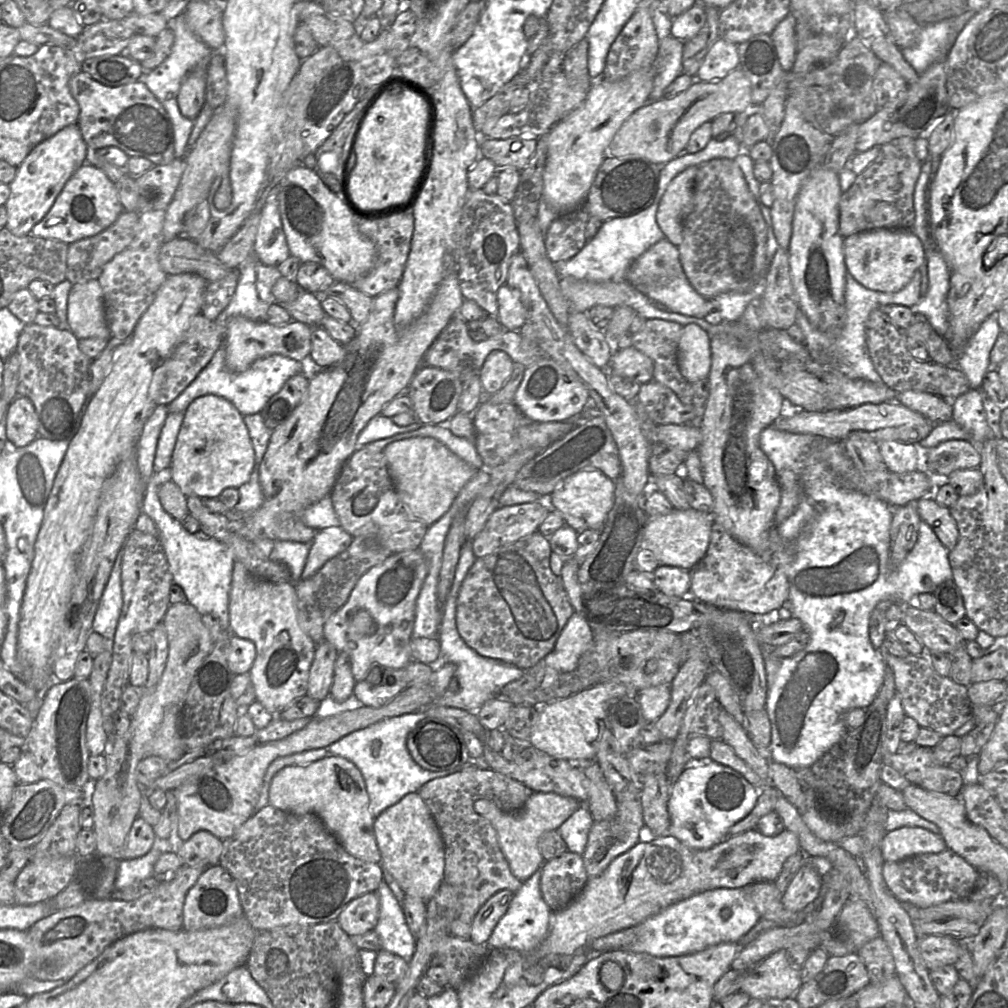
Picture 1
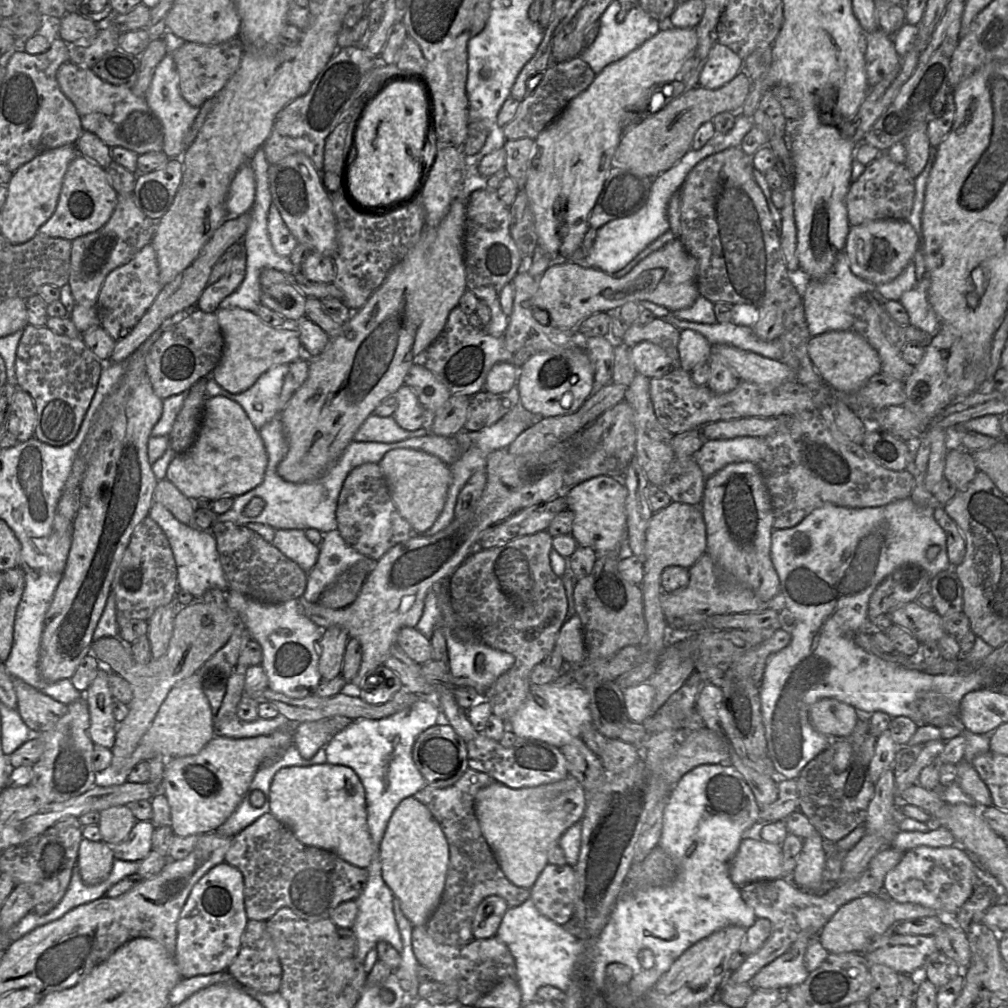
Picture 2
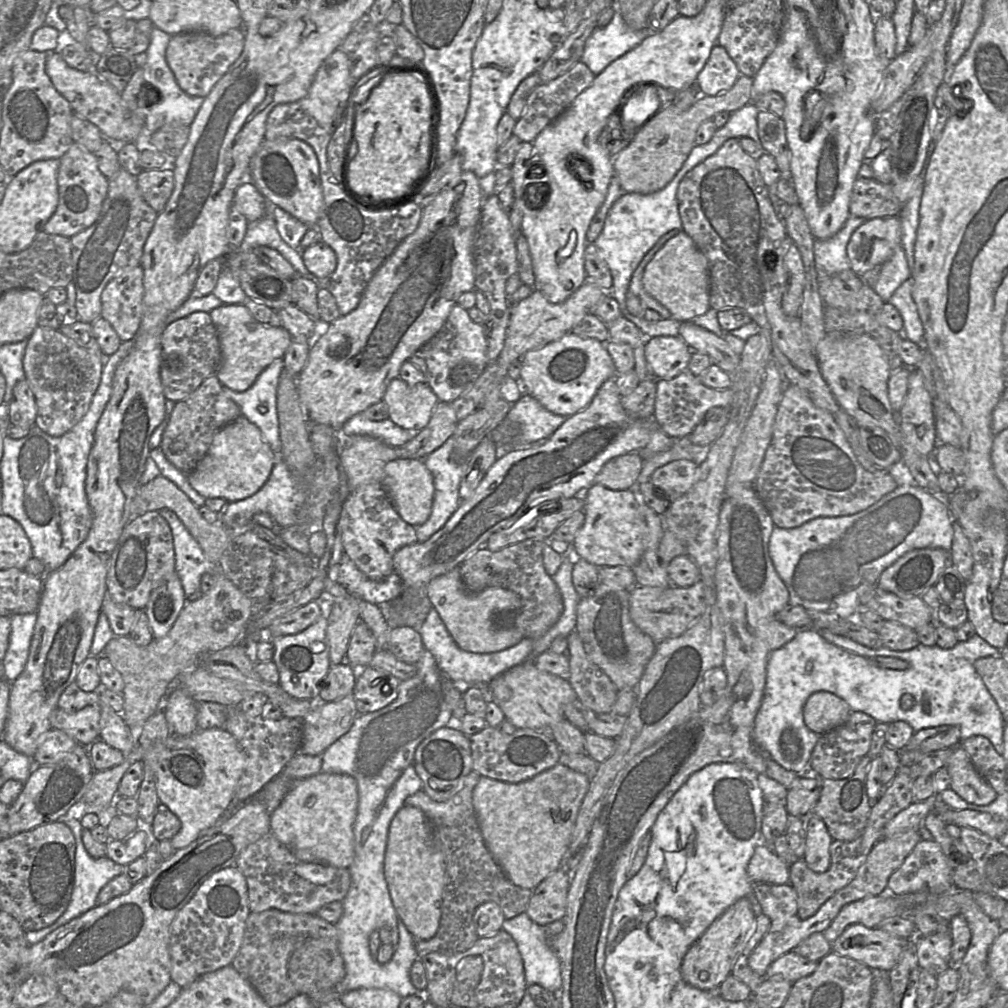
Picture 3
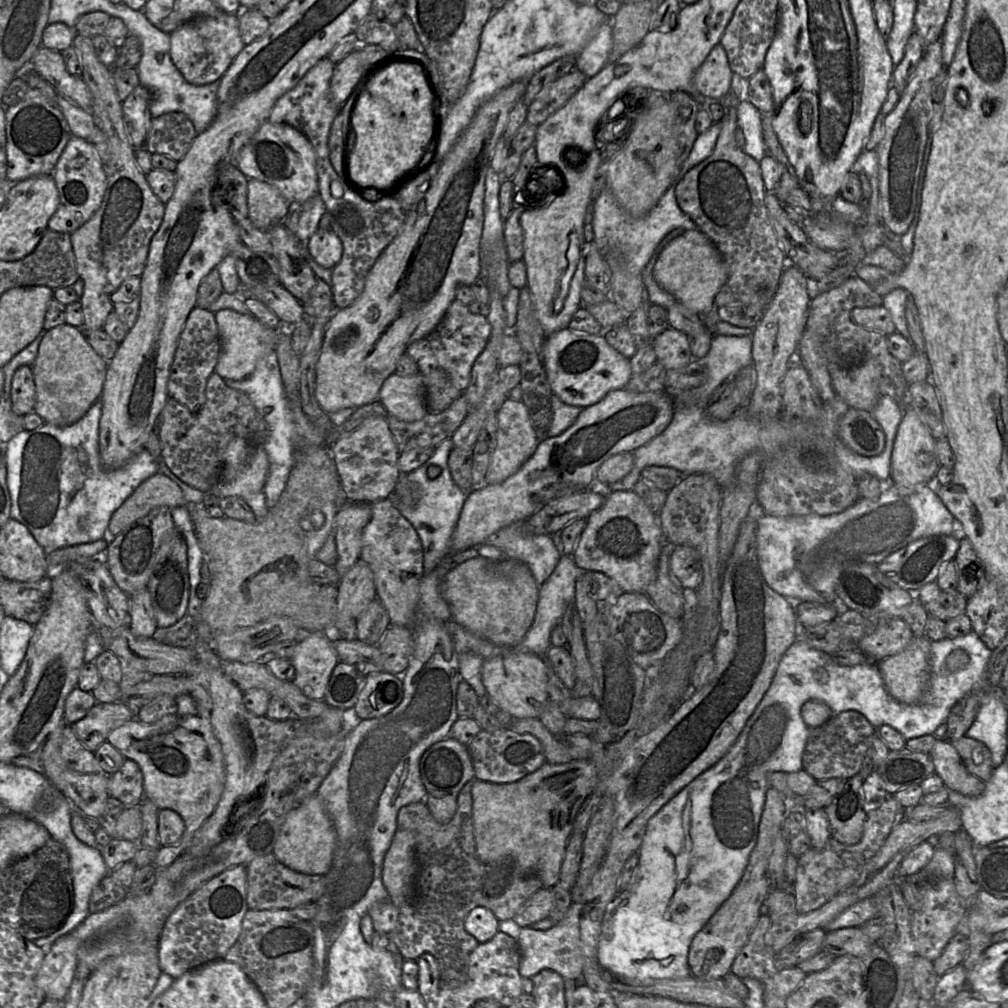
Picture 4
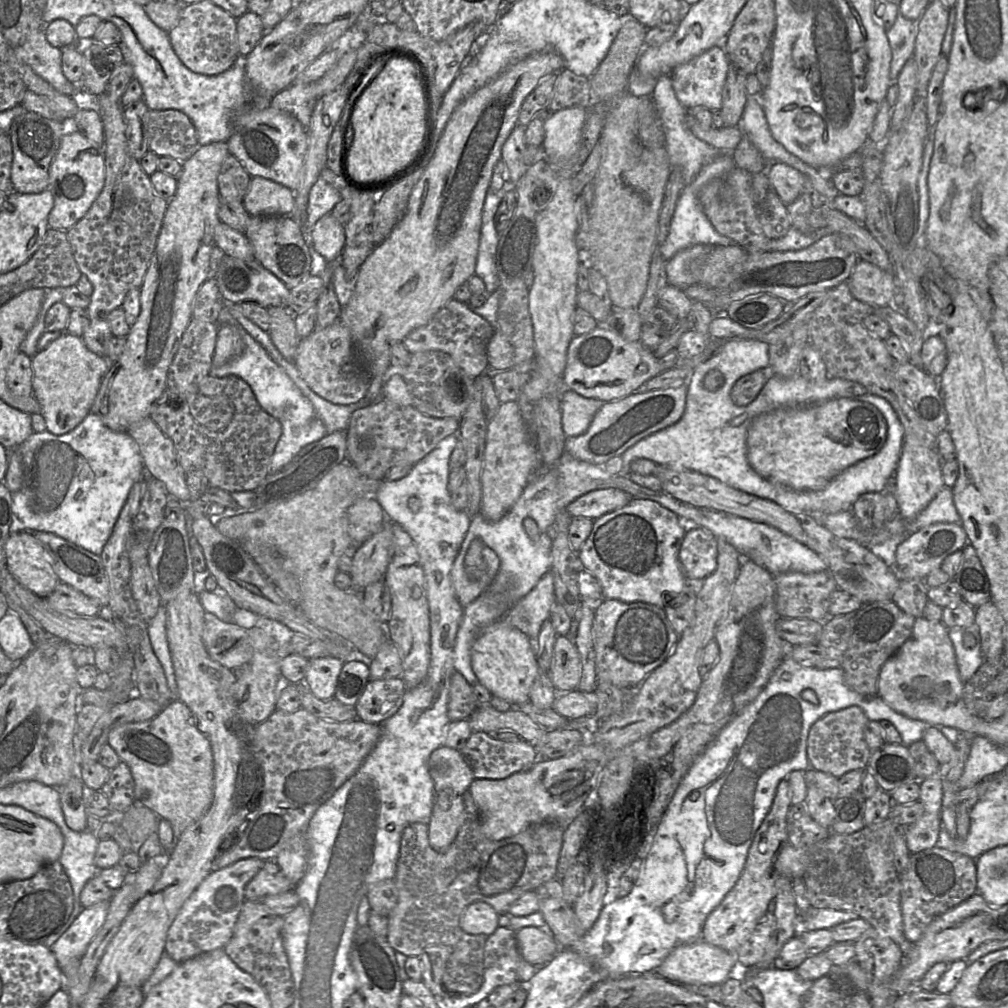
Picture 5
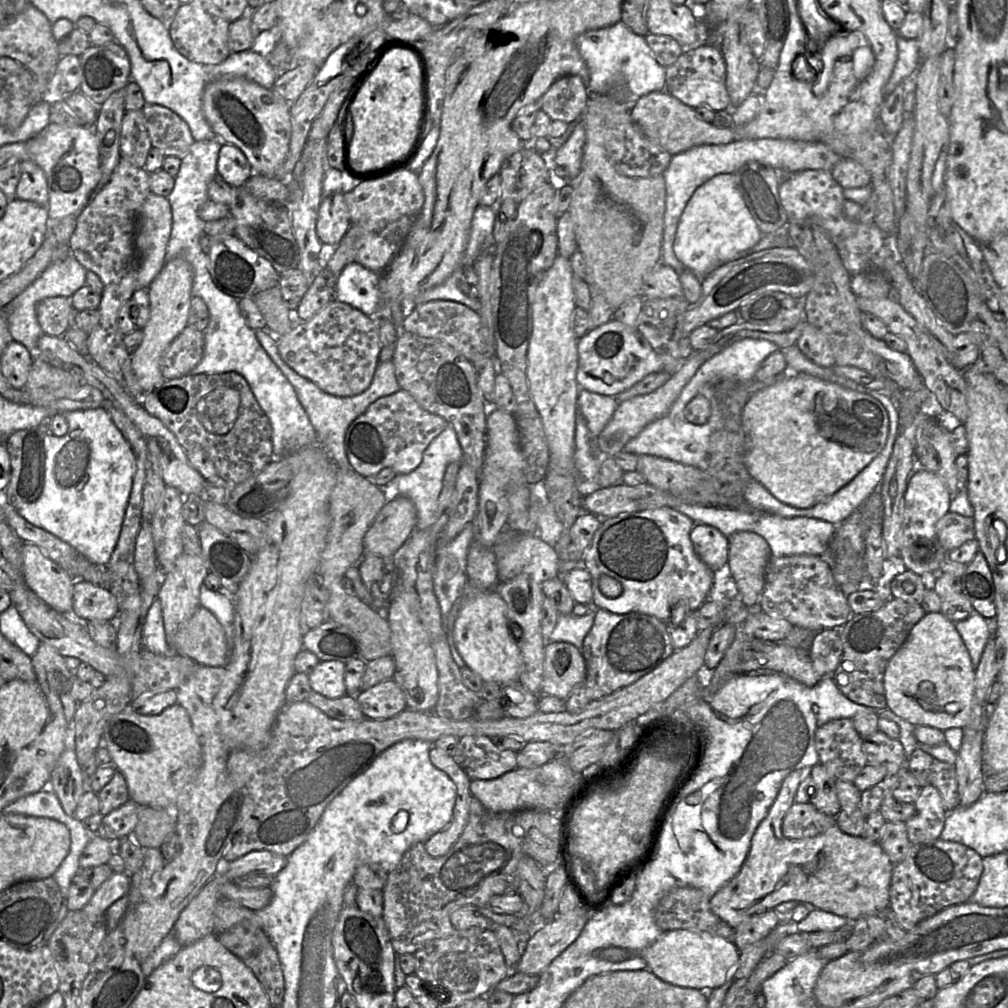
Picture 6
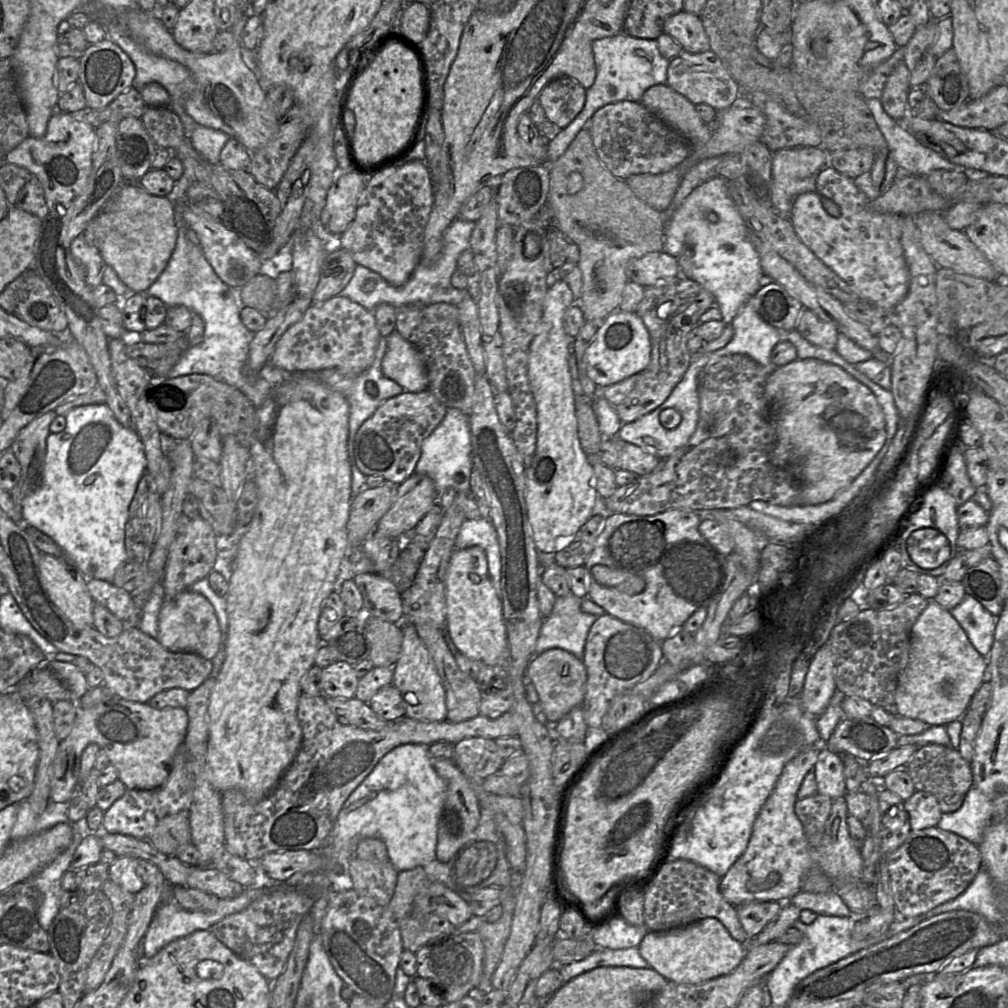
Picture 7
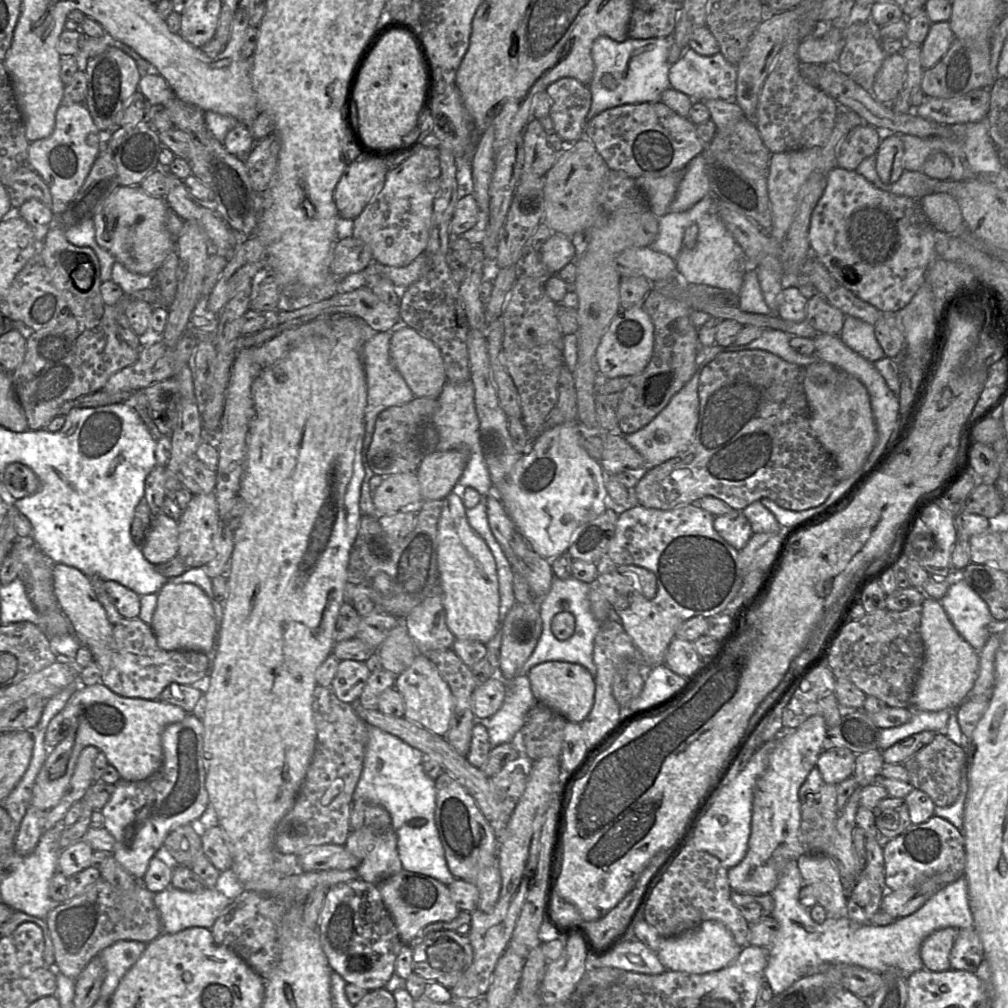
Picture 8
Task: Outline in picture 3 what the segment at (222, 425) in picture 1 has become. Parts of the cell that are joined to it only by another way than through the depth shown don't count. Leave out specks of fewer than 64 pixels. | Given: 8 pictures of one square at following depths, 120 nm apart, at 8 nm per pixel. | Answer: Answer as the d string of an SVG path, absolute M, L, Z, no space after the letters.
M241 415L215 434L206 455L187 475L187 479L204 498L223 498L230 503L259 491L267 482L274 464L275 453L260 429Z

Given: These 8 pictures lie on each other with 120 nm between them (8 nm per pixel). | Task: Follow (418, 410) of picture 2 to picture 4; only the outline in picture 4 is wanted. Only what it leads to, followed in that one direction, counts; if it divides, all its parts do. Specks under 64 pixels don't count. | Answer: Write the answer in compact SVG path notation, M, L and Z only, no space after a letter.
M420 373L411 376L391 374L384 380L378 399L387 415L402 421L414 422L428 413L424 377Z

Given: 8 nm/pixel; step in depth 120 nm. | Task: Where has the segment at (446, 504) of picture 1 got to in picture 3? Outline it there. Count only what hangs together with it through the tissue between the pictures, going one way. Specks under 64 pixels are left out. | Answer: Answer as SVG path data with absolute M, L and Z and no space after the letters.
M397 458L386 463L382 476L382 485L400 517L412 526L425 523L430 517L435 493L432 473L423 459Z

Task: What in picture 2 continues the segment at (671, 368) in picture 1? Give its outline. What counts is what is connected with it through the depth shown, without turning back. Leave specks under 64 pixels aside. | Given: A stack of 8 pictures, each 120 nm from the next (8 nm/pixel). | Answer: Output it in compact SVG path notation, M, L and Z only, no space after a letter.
M655 318L646 325L629 325L620 344L633 347L641 342L651 342L662 347L673 360L674 368L679 368L678 343L680 331L672 324Z

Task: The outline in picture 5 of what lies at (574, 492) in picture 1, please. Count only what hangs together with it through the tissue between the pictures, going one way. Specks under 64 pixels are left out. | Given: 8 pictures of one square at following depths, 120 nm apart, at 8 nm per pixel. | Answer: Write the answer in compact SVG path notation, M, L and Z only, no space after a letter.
M632 498L625 506L593 521L591 533L578 551L577 557L584 570L588 570L598 579L603 599L616 599L626 603L645 602L663 609L667 599L685 589L696 595L704 584L703 579L689 578L679 561L679 549L686 532L687 526L673 511L650 500Z

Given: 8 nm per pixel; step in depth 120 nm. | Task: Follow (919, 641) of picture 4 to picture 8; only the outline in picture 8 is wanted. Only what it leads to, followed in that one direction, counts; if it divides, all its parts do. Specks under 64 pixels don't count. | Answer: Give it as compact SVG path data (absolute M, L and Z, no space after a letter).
M930 597L922 603L920 633L925 656L911 707L924 711L956 710L969 697L978 677L979 652L957 632L940 601Z

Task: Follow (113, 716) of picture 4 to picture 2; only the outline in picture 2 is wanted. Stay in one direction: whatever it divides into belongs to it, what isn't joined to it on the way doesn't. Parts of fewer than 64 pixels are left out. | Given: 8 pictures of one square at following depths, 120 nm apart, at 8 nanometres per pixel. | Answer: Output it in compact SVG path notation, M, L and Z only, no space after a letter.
M12 677L19 712L24 723L32 732L52 729L67 713L67 705L55 701L48 695L21 679Z

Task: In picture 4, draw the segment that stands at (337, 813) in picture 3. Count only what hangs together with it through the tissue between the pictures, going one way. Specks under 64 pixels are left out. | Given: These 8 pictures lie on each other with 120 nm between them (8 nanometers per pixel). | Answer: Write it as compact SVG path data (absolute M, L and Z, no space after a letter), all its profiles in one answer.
M316 794L309 796L286 816L273 848L273 854L286 867L309 875L325 875L331 868L336 832L323 802Z

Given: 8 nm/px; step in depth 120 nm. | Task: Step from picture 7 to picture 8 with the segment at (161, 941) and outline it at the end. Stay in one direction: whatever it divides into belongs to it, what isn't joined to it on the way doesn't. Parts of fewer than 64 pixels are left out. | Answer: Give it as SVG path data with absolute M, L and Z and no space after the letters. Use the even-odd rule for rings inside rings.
M168 886L155 894L163 933L175 934L191 927L211 929L233 901L220 891L204 888L187 892ZM123 940L103 949L99 953L106 967L106 978L101 988L100 997L111 999L122 978L139 960L147 944L135 940Z

